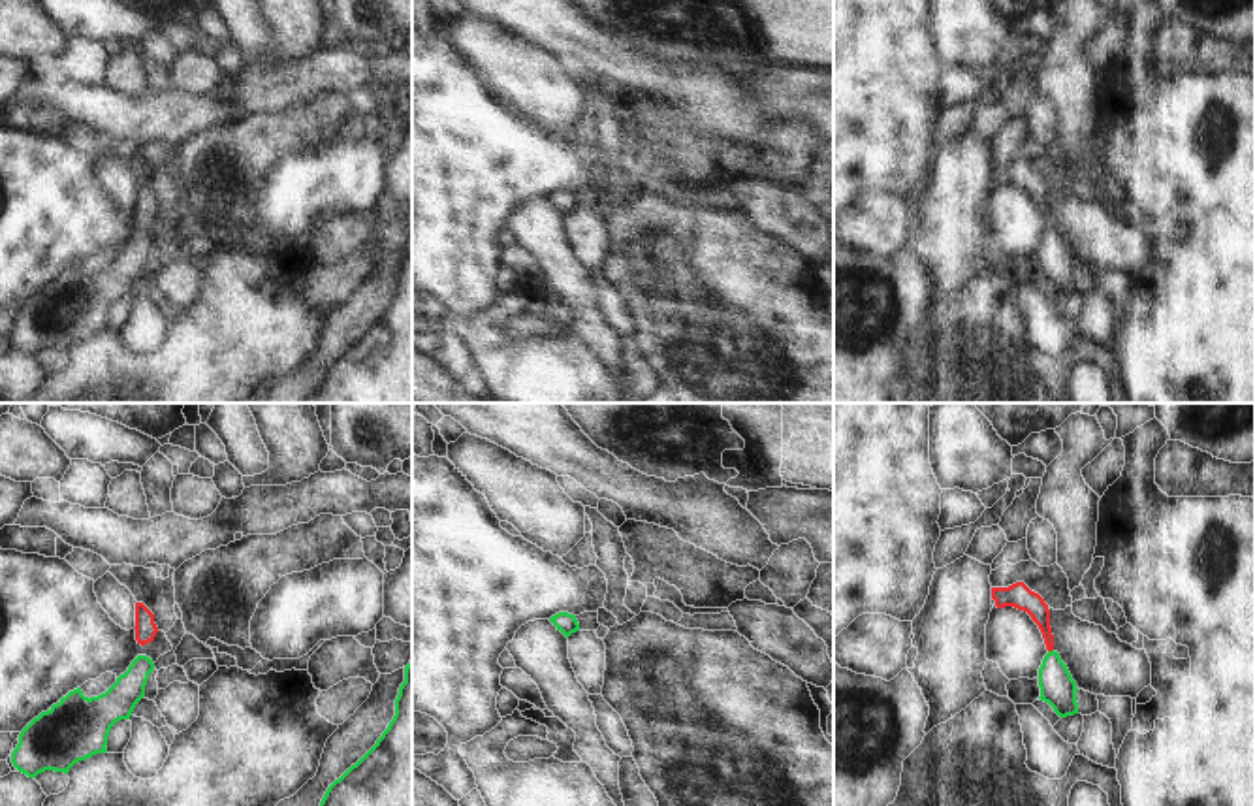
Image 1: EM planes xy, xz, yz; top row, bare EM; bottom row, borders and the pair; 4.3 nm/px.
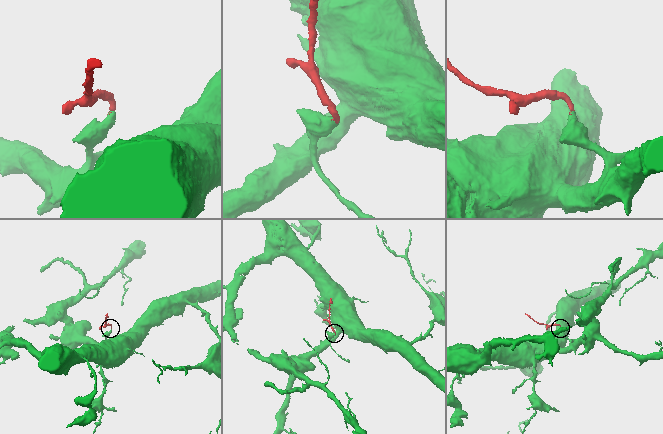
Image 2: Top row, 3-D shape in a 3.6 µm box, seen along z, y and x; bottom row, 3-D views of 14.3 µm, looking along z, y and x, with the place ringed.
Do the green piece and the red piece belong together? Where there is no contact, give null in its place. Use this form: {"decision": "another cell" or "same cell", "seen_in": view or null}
{"decision": "same cell", "seen_in": "yz"}

